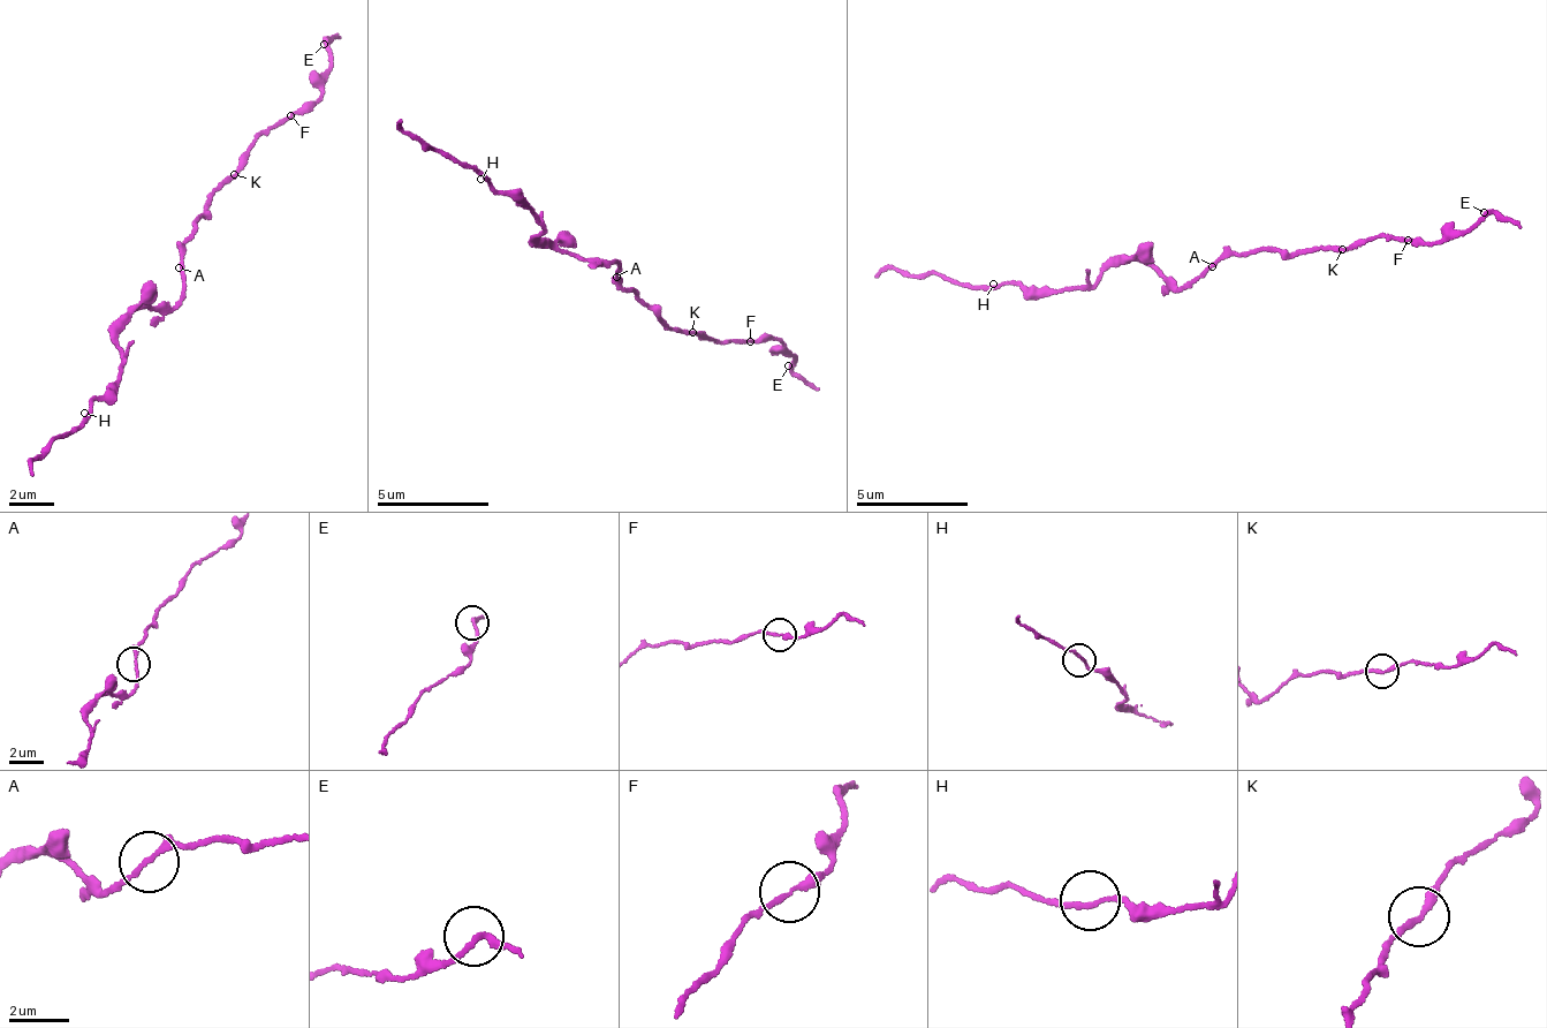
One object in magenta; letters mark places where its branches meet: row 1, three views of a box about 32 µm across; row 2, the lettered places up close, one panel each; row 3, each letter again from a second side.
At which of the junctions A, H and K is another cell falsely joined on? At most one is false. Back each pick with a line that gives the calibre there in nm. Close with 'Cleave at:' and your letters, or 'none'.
Cleave at: none

